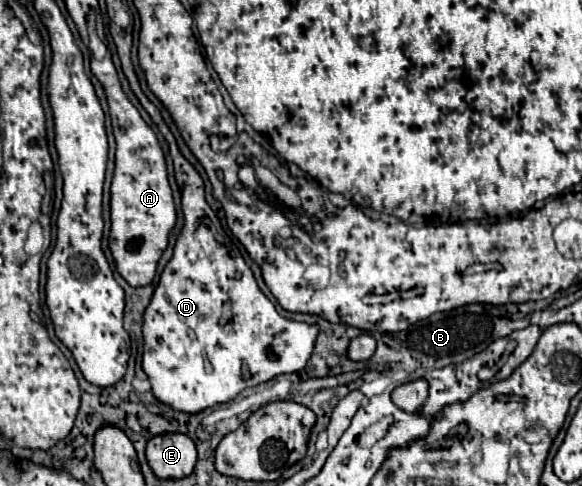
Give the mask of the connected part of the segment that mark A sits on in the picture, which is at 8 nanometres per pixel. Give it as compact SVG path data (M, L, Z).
M111 54L105 55L105 59L101 61L91 59L91 71L105 89L113 135L117 141L115 175L111 183L109 249L113 253L117 271L131 287L149 285L157 273L157 263L169 243L169 233L177 221L163 149L153 129L143 121L137 107L121 91Z

